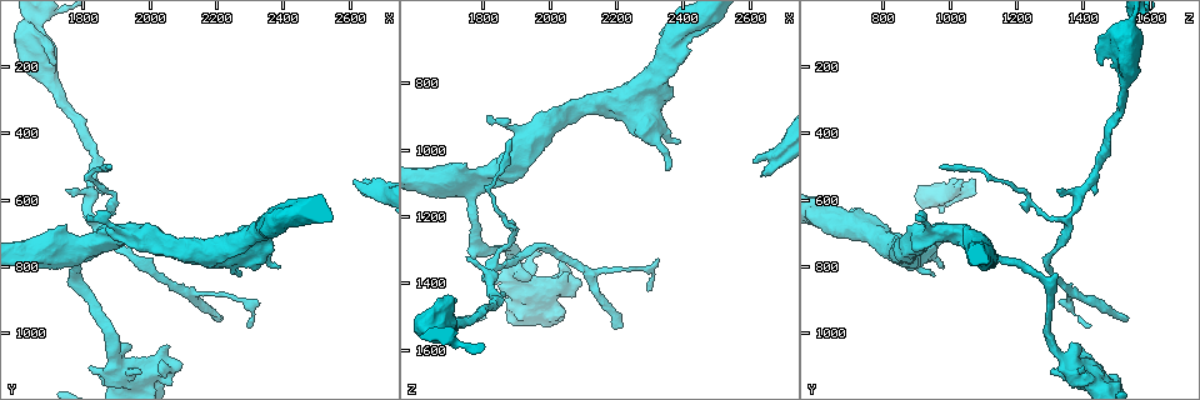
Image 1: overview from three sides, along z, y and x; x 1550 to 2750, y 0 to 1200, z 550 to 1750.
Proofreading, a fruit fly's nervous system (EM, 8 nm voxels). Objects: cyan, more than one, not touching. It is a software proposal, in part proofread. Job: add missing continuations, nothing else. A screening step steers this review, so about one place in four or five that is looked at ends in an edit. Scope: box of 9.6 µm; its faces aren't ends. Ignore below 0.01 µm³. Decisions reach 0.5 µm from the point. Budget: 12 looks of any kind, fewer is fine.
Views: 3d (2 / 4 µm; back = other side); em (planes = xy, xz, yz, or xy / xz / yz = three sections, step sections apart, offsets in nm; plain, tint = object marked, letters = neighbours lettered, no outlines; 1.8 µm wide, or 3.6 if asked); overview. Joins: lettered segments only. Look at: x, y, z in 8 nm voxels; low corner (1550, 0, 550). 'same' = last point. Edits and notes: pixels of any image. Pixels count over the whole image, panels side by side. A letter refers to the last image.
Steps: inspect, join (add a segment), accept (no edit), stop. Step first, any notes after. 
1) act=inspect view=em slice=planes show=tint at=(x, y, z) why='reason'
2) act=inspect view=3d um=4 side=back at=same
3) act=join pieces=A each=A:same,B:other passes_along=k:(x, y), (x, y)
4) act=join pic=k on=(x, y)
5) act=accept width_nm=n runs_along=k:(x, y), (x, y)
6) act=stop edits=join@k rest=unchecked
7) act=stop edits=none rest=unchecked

act=inspect view=3d um=2 at=(2050, 1040, 1370)

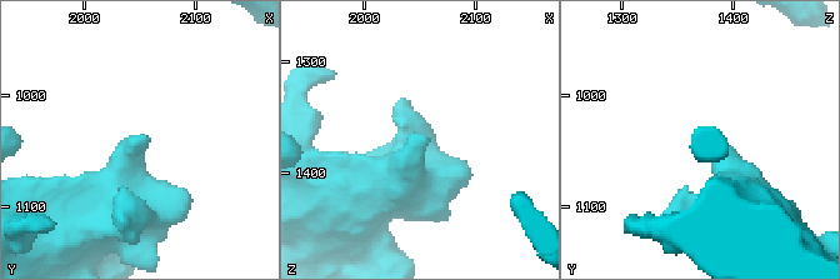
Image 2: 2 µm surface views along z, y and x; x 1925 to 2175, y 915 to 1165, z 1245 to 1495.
act=inspect view=em slice=yz step=16 show=letters at=(2058, 1040, 1368) why='now the EM'

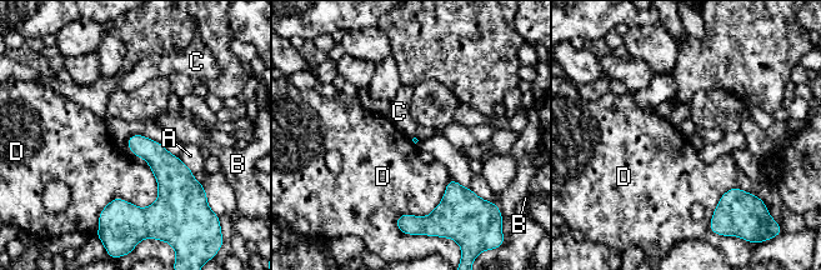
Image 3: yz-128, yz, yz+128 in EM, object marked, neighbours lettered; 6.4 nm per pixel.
act=inspect view=em slice=planes show=letters at=same

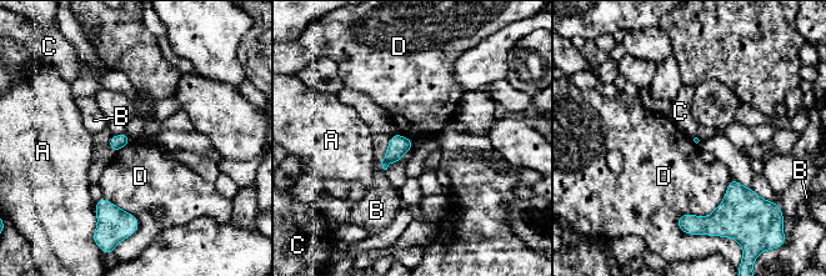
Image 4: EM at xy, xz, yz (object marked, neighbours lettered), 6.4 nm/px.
act=accept longest_contact=D:480nm each=A:other,B:other,C:other,D:other border=4:(731, 177), (676, 225) found='none of them fits'

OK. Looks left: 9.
act=inspect view=em slice=planes show=tint at=(2200, 960, 1530) why='free end'

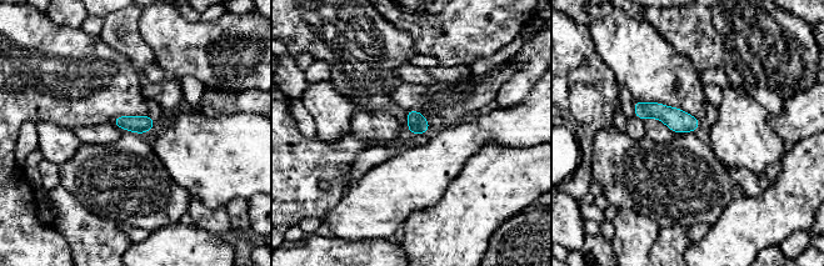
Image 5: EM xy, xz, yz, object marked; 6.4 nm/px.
act=inspect view=em slice=planes show=letters at=same why='see the neighbours'

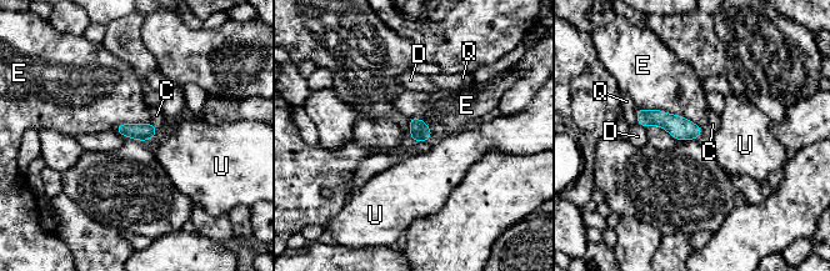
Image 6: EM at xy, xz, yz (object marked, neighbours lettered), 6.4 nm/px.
act=join pieces=C width_nm=120 each=C:same,D:other,E:other,Q:other,U:other passes_along=6:(145, 131), (154, 125), (156, 115) found='the neuron continues'

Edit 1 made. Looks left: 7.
act=inspect view=overview

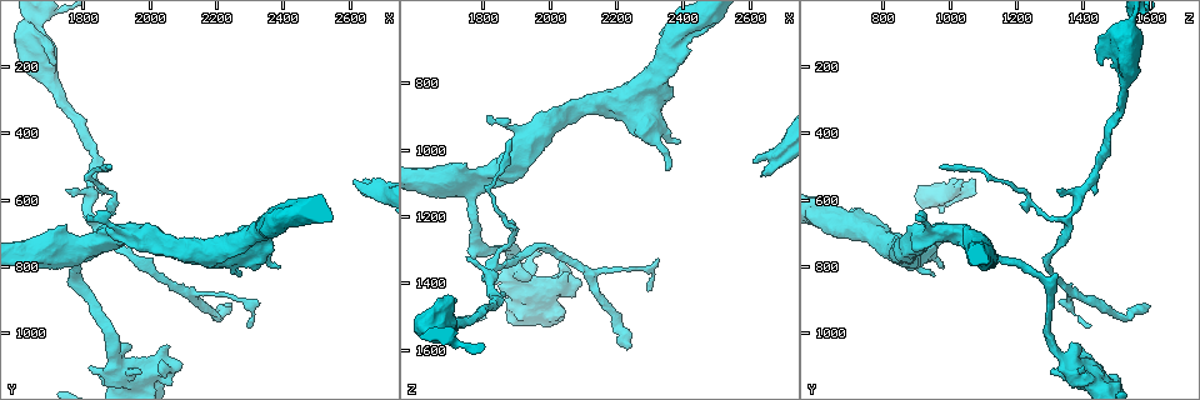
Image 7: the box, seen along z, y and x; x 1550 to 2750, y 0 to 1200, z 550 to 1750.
act=inspect view=em slice=planes show=letters at=(1710, 190, 1470) why='free end'

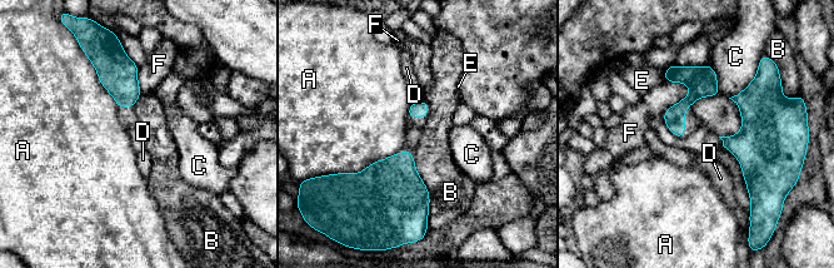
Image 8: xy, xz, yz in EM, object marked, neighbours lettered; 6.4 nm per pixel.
act=accept each=A:other,B:other,C:other,D:other,E:other,F:other border=8:(413, 154), (429, 195), (428, 217) found='none of them fits'

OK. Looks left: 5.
act=inspect view=3d um=2 at=(1750, 670, 1030) why='free end'

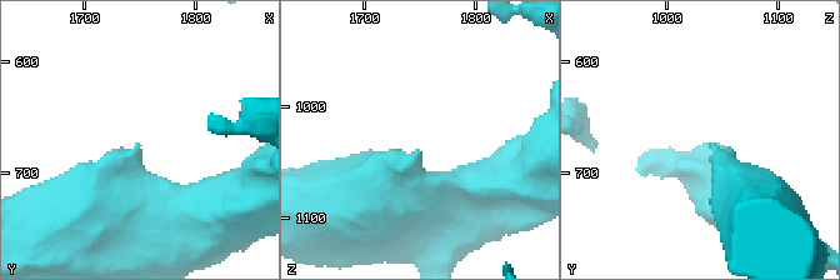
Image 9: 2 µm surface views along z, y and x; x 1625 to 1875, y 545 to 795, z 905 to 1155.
act=inspect view=em slice=planes show=letters at=(1752, 676, 1040)

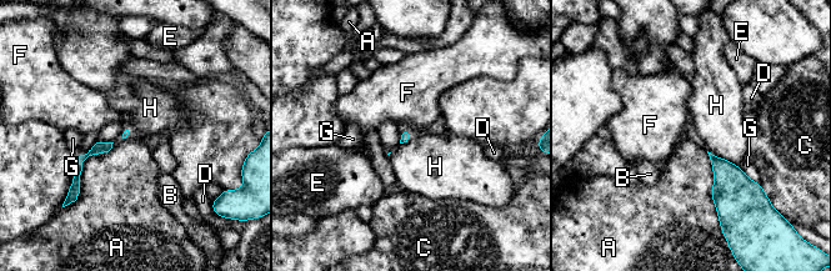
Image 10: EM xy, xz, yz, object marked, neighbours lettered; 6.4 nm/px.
act=accept each=A:other,B:other,C:other,D:other,E:other,F:other,G:other,H:other border=10:(707, 150), (739, 166) found='no lettered segment goes on from it'

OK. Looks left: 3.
act=inspect view=em slice=yz step=16 show=tint at=(2640, 570, 1080) why='an open end'

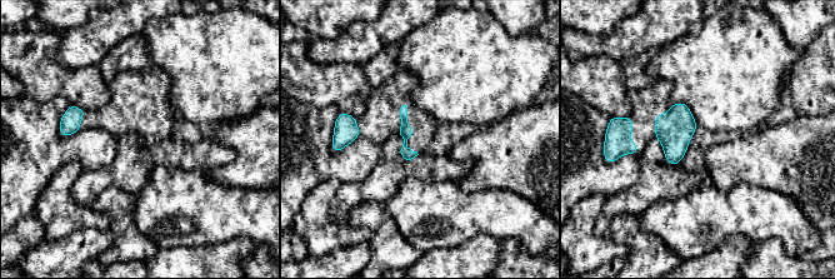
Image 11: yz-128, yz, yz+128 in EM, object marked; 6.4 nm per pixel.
act=inspect view=em slice=planes show=tint at=same why='cut it another way'

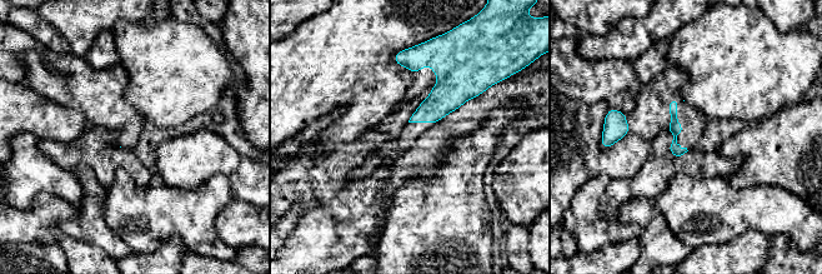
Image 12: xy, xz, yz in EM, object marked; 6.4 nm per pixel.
act=inspect view=em slice=planes show=letters at=same

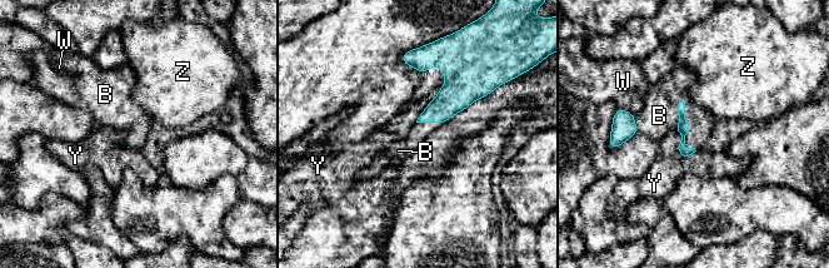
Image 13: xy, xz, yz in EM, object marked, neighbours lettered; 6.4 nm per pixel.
act=join pieces=B each=B:same,W:other,Y:other,Z:other found='it goes on there'

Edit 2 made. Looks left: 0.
act=stop edits=join@6,join@13 rest=unchecked

